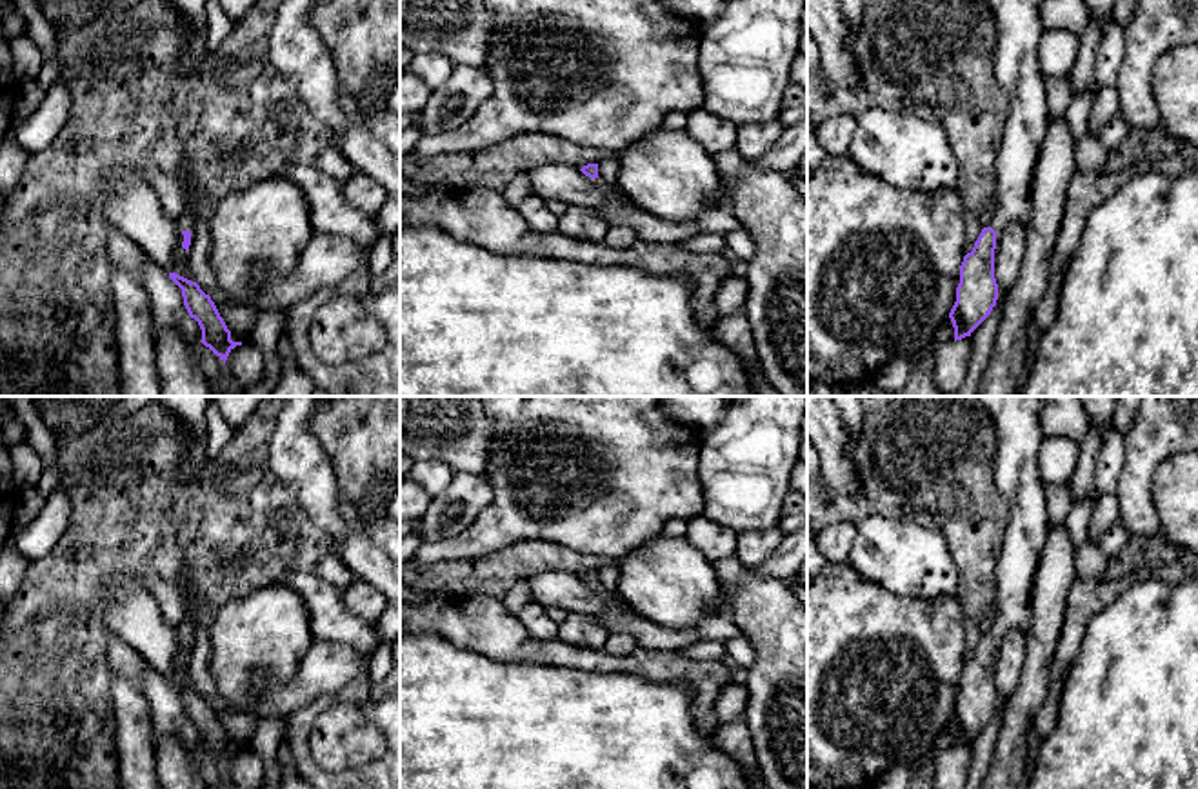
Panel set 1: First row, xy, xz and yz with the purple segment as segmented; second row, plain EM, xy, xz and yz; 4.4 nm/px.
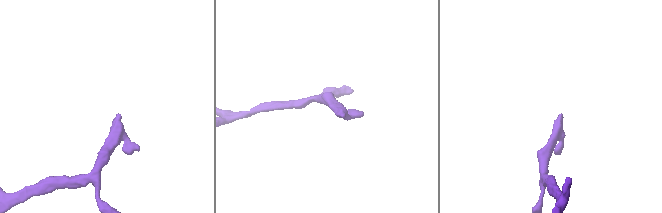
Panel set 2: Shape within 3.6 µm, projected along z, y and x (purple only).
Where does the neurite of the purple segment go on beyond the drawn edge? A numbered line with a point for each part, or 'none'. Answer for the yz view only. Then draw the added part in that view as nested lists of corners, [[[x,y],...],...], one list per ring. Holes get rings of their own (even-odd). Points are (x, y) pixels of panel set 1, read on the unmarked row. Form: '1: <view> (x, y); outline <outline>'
1: yz (1018, 437); outline [[[978,396],[996,427],[994,482],[1011,505],[1011,520],[998,562],[993,636],[1009,629],[1029,631],[1031,587],[1049,529],[1045,487],[1038,474],[1038,449],[1045,438],[1038,425],[1038,413],[1045,396]]]

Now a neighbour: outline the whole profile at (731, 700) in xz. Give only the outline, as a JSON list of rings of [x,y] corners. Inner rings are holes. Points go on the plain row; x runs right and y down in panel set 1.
[[[727,684],[725,687],[722,687],[714,704],[718,722],[731,722],[734,718],[745,716],[745,702],[745,684]]]

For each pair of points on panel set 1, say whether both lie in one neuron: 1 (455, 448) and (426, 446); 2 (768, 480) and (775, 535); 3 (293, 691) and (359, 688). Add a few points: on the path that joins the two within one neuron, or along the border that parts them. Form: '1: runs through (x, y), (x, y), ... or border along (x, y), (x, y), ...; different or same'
1: runs through (448, 446), (433, 446); same
2: border along (777, 524), (766, 529), (737, 533); different
3: border along (366, 675), (302, 706); different

